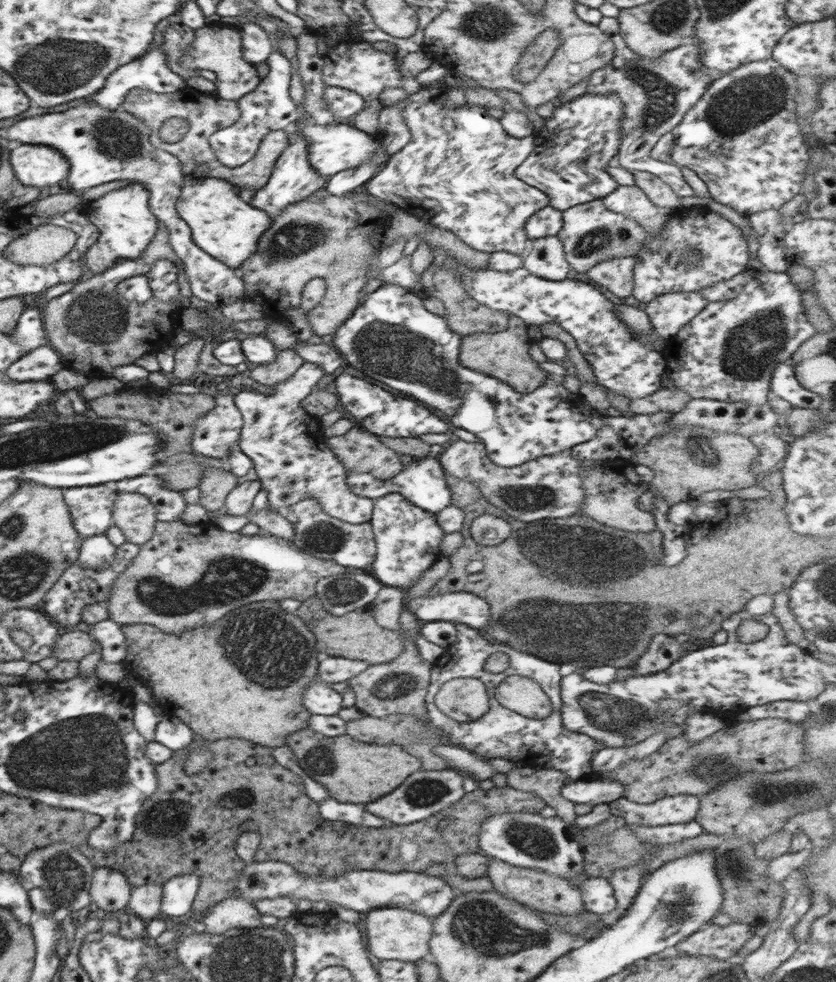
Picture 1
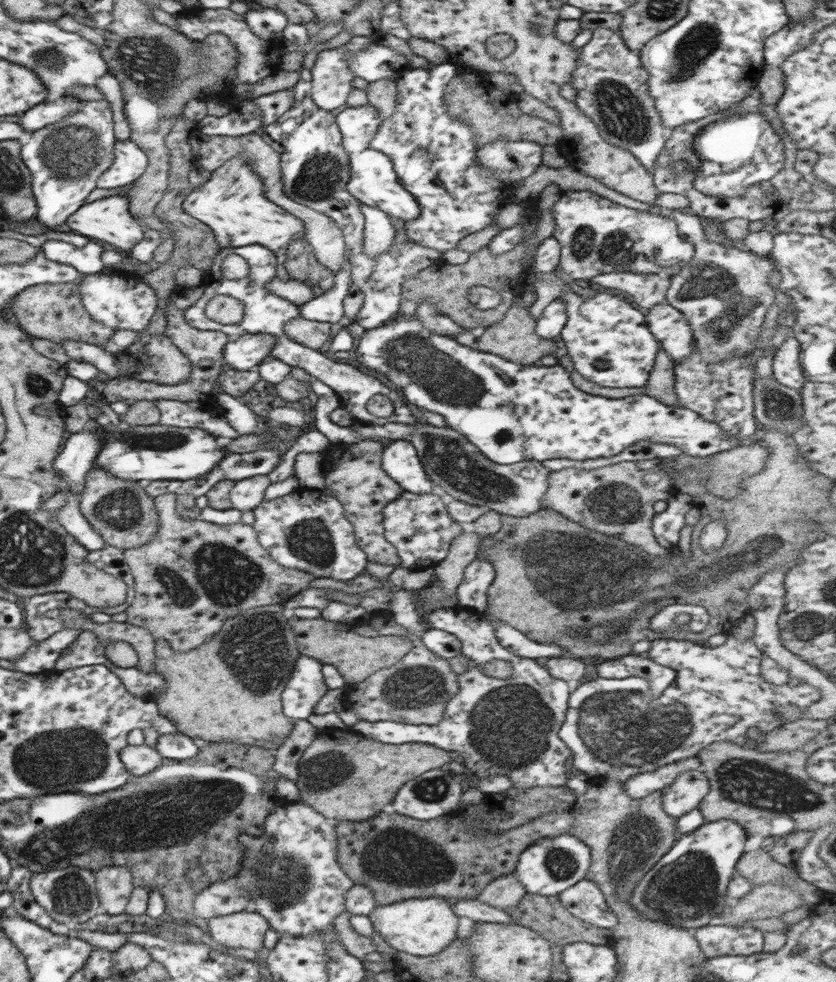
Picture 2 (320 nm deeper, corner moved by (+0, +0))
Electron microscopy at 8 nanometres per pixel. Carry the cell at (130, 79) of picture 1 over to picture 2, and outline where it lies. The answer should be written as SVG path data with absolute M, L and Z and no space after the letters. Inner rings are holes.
M63 96L54 101L45 100L36 104L33 108L19 114L17 124L26 132L32 133L34 130L43 128L52 122L58 121L61 117L70 115L82 108L83 100L79 101L75 97Z

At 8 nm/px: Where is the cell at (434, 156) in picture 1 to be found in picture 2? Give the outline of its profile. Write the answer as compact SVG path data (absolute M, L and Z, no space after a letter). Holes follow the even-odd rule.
M450 62L433 65L432 68L407 69L395 80L396 103L393 114L380 121L378 131L371 139L370 147L382 152L391 161L399 184L417 201L420 208L415 220L405 223L406 238L421 246L445 252L456 248L457 242L471 232L485 228L494 213L505 204L508 196L520 185L518 182L506 182L498 176L487 173L476 160L472 130L462 120L446 113L446 104L442 96L443 89L459 70Z

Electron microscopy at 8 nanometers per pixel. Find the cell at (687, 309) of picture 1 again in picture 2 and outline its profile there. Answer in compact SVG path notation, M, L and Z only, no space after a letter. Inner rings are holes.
M662 302L648 309L644 321L673 365L679 364L692 353L691 329L680 309Z

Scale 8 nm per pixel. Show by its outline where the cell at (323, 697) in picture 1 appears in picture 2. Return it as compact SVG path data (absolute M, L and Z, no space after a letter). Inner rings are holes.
M302 655L295 660L291 676L281 692L282 713L287 718L293 721L306 720L313 712L320 696L328 689L320 671L322 665Z

